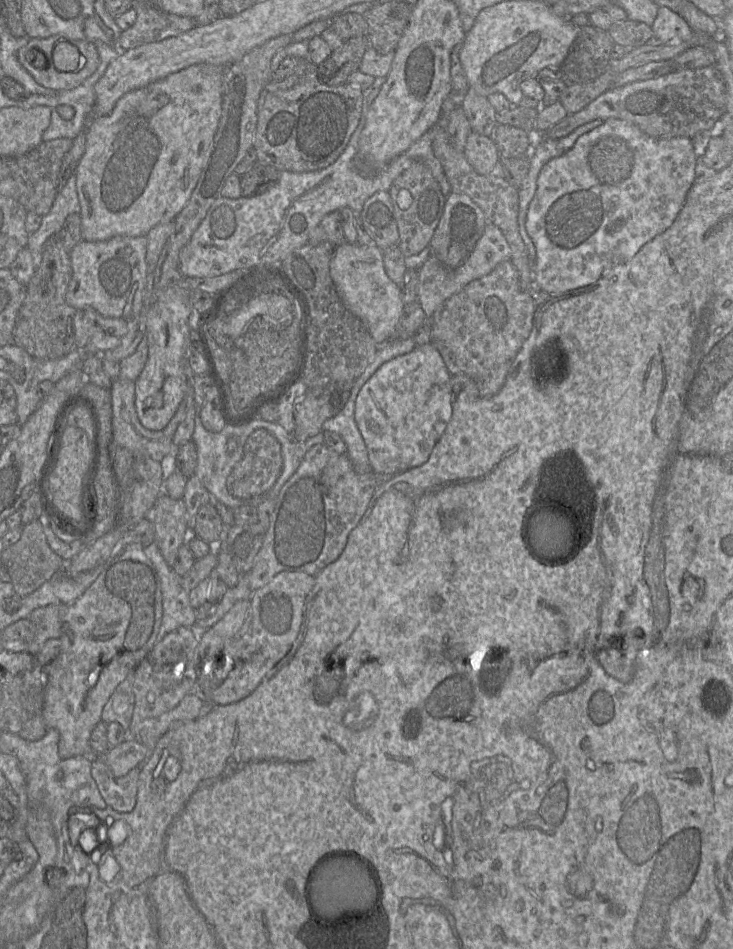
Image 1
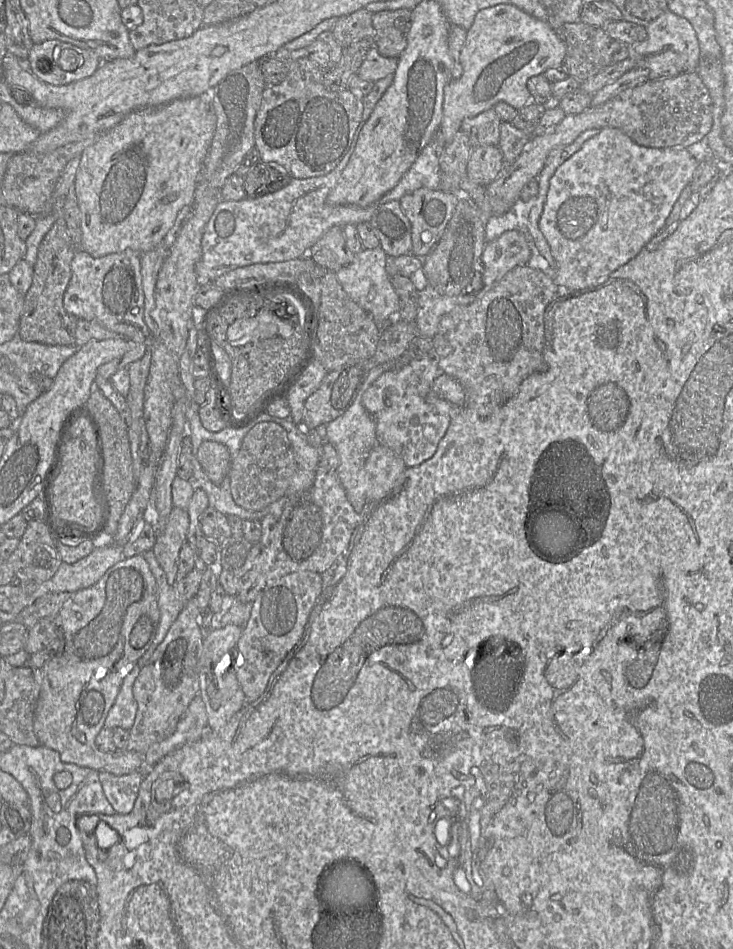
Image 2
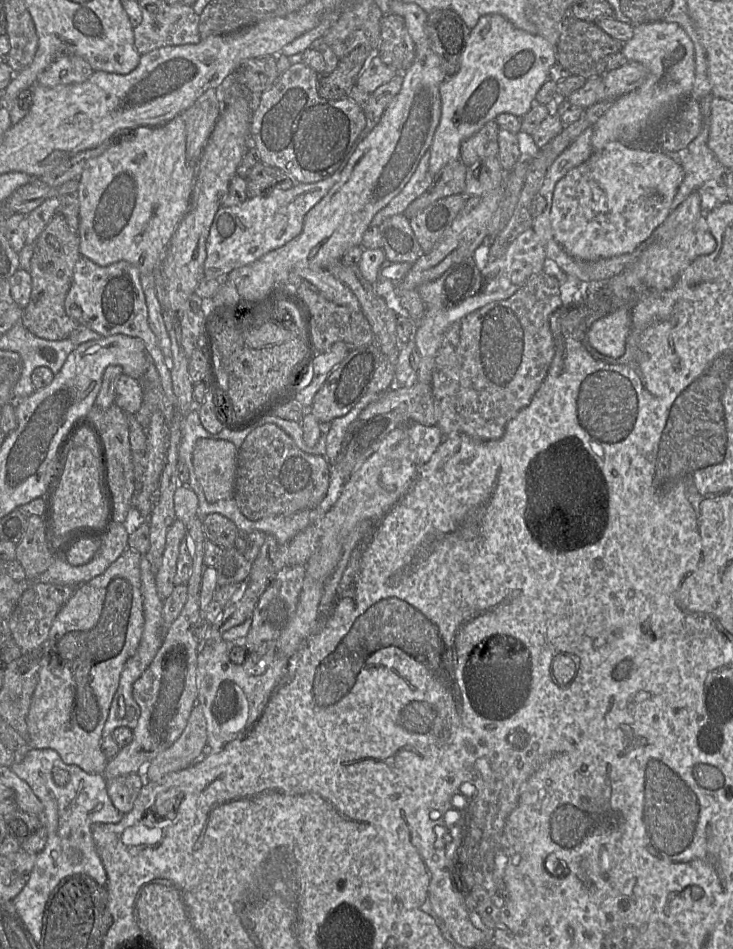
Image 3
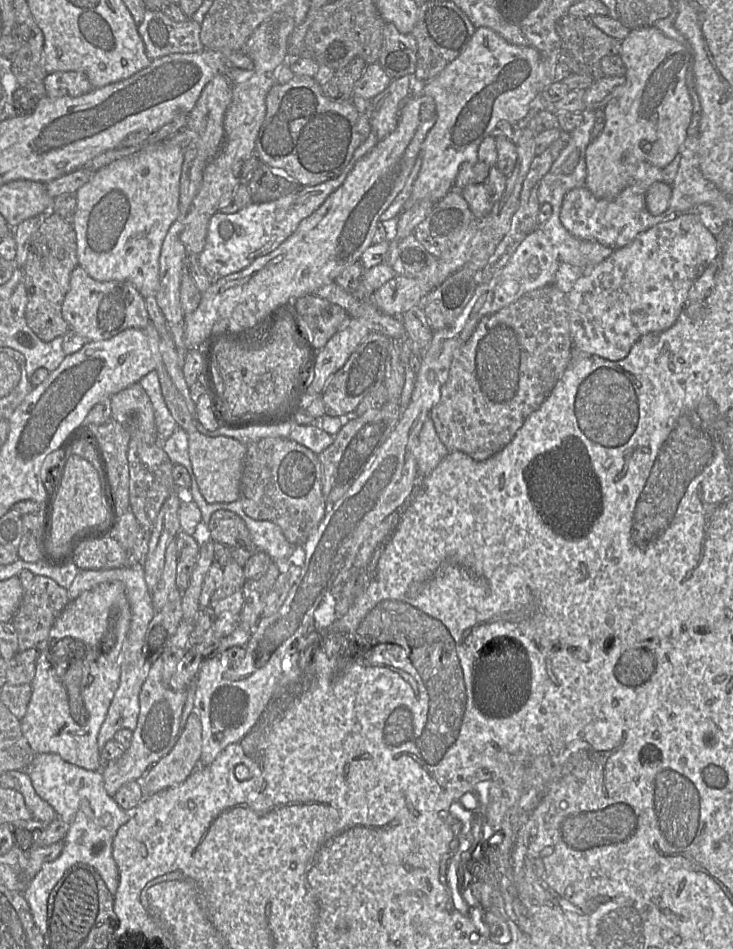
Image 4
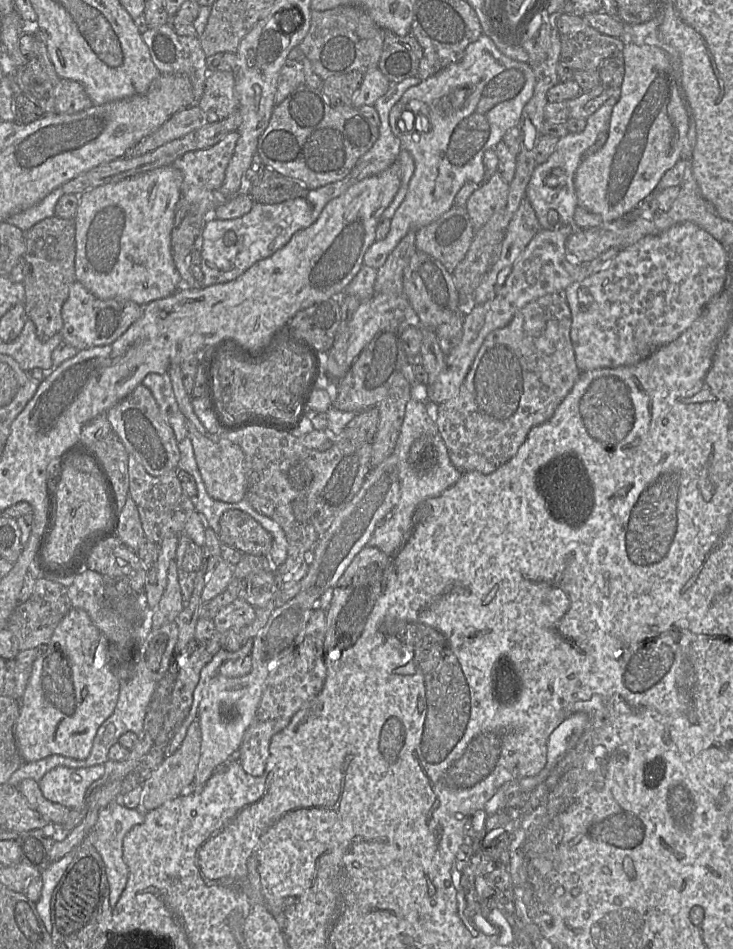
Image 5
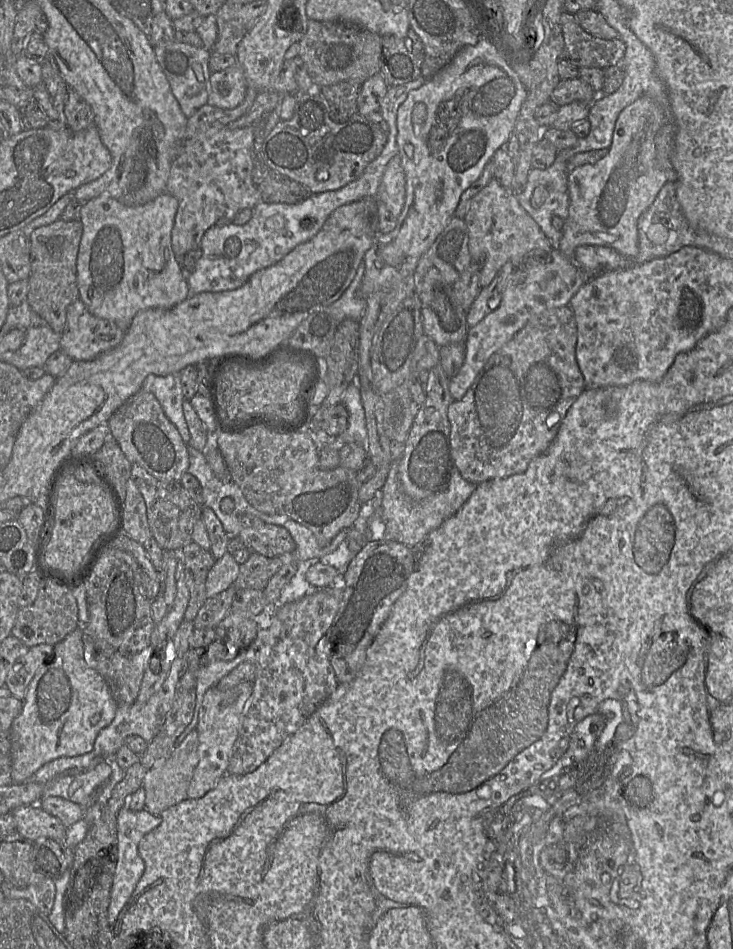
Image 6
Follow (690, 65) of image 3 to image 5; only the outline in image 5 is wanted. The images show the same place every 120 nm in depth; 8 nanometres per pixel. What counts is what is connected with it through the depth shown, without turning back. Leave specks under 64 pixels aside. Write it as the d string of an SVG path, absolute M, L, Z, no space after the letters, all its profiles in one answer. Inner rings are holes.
M626 42L625 47L621 53L621 57L624 62L625 74L623 82L620 86L619 100L612 109L607 140L598 151L587 156L581 161L574 176L577 206L600 215L605 221L620 220L625 215L636 209L641 204L641 202L657 187L665 172L671 169L680 159L680 154L684 147L685 139L688 133L690 119L685 98L682 94L678 81L674 76L671 60L669 54L666 51L653 45L637 45L631 42Z

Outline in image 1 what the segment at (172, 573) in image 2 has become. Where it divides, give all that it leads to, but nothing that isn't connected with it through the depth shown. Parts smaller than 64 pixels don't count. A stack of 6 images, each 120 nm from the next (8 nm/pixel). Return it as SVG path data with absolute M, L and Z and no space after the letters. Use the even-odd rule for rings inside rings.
M162 493L156 500L152 507L152 513L149 517L144 519L150 519L154 526L154 542L158 546L163 558L169 566L173 566L178 549L180 546L186 543L189 537L189 528L186 524L186 508L183 499L172 499L166 493Z

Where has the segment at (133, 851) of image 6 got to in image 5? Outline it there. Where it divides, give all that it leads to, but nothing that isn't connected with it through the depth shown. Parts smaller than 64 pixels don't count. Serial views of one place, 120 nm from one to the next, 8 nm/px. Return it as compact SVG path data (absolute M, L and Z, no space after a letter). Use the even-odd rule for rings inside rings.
M114 801L100 811L98 820L88 834L89 841L101 855L106 868L110 887L110 905L112 909L118 903L127 884L129 869L123 858L123 839L136 825L143 823L145 812L140 809L129 809L120 801Z

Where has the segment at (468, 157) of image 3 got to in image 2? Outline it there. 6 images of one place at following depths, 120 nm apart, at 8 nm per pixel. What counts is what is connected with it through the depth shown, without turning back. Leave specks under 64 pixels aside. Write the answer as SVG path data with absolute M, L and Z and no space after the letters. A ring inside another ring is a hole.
M493 108L462 121L460 130L468 137L471 147L499 143L501 119Z

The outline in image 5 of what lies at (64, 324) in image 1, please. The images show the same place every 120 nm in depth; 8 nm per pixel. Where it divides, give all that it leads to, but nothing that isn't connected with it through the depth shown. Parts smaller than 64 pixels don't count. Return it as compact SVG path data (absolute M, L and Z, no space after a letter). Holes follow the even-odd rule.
M54 215L25 232L25 312L27 318L35 324L37 337L42 342L47 342L63 328L62 306L68 298L71 284L76 281L75 254L74 220Z

